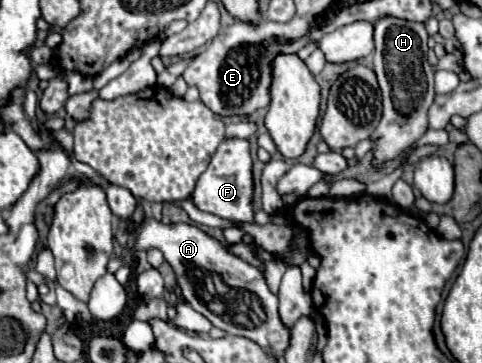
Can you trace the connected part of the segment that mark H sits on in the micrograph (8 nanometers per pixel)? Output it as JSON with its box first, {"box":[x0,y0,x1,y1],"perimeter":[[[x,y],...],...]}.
{"box":[371,18,435,164],"perimeter":[[[379,18],[379,22],[373,22],[373,28],[375,74],[383,92],[383,118],[371,138],[375,140],[375,164],[383,164],[407,150],[427,130],[427,110],[435,98],[435,72],[425,56],[429,52],[429,34],[423,22]]]}

